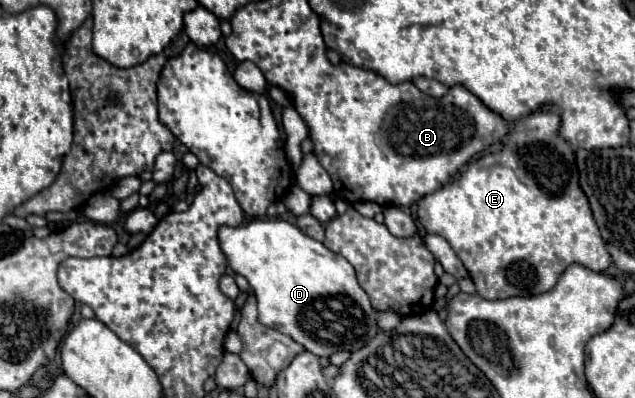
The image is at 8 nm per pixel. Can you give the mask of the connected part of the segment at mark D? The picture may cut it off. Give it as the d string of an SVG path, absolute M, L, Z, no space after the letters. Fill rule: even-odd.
M266 219L250 221L240 227L222 227L220 243L230 267L238 275L244 275L248 279L258 299L258 321L266 327L274 327L280 333L290 335L306 351L318 357L330 357L338 351L352 353L360 347L366 347L380 331L380 313L372 307L366 291L360 287L354 267L342 255L336 255L334 251L324 247L324 243L304 235L296 225L290 225L282 219Z

